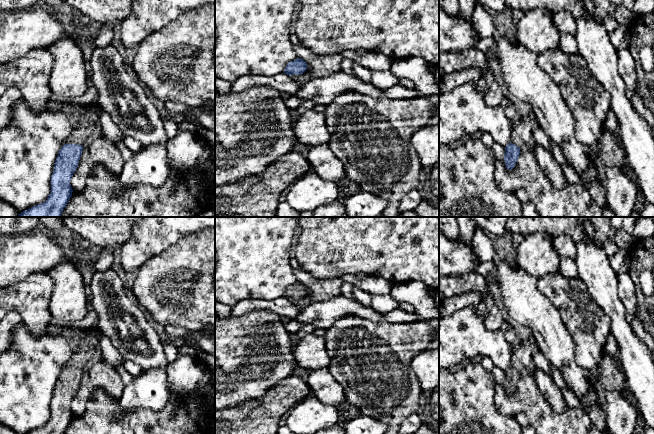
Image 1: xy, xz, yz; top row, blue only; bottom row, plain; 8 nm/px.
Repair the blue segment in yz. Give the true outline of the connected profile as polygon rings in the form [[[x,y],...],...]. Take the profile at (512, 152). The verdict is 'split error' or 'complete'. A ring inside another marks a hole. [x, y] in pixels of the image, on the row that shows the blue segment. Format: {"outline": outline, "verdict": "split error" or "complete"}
{"outline": [[[526,117],[518,118],[513,123],[511,142],[505,147],[504,161],[507,169],[511,170],[519,158],[520,150],[533,143],[533,127]]], "verdict": "split error"}

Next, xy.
{"outline": [[[97,100],[88,106],[86,115],[78,121],[74,132],[60,149],[55,160],[47,200],[21,212],[18,217],[61,217],[72,197],[71,178],[78,167],[83,145],[98,123],[100,109]]], "verdict": "split error"}

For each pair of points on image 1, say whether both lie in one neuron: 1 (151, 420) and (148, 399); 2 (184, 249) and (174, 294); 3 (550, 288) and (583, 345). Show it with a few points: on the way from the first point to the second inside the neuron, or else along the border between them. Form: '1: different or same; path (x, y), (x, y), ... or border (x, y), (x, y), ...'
1: different; border (169, 398), (166, 405), (159, 410), (125, 408)
2: same; path (184, 260), (184, 278), (182, 283)
3: same; path (565, 300), (582, 317), (582, 330)

